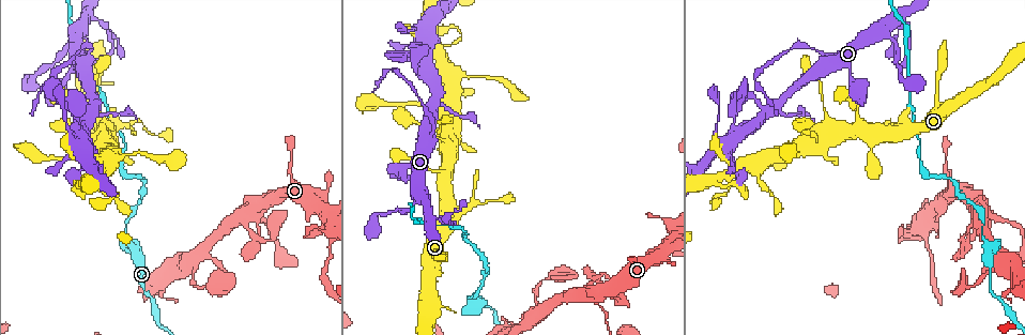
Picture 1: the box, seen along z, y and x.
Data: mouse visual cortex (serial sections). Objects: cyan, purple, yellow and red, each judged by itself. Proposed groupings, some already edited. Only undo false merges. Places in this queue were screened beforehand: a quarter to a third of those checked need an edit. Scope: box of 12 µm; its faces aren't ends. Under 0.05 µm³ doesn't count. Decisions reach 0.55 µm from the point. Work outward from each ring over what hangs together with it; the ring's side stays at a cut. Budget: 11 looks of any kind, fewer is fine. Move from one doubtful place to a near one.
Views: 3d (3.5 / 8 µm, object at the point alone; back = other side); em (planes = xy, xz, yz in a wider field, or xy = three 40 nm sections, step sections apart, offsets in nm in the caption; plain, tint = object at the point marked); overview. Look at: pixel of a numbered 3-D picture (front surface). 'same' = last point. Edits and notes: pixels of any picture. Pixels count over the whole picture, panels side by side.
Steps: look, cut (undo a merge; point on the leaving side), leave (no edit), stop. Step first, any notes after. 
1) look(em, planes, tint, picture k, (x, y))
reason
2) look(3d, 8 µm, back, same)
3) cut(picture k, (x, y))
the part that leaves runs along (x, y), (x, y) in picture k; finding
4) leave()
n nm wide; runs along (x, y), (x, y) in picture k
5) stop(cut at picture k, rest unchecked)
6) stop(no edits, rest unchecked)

look(3d, 3.5 µm, picture 1, (826, 140))
four-way junction

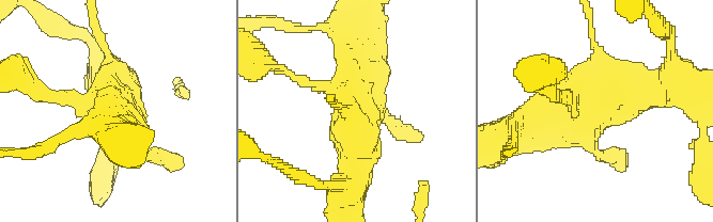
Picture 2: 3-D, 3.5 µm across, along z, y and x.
look(em, xy, step 3, tint, picture 2, (596, 111))
shape alone is not enough

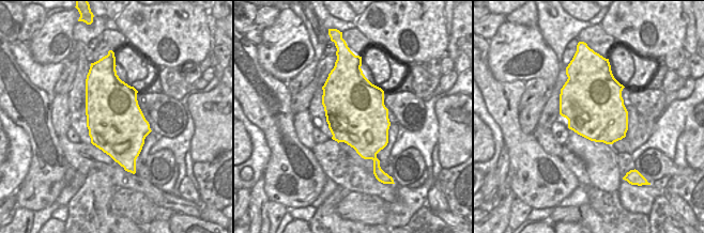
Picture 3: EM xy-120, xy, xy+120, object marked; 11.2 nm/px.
leave()
runs along (676, 88), (542, 121) in picture 2; all the same cell

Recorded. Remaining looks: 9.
look(3d, 3.5 µm, back, picture 1, (485, 203))
sharp bend

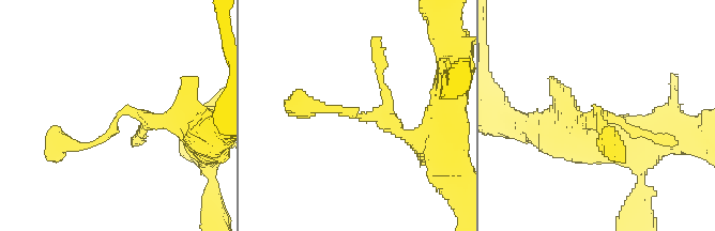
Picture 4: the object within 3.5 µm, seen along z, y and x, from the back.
look(em, xy, step 2, tint, picture 4, (358, 115))
shape alone is not enough

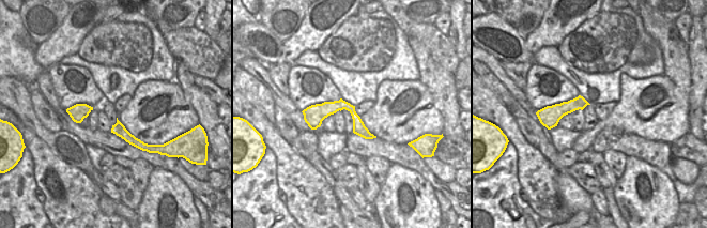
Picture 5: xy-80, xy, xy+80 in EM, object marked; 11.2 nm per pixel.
leave()
runs along (306, 117), (347, 106), (370, 136) in picture 5; continuous, no second cell

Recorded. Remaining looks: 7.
look(3d, 8 µm, picture 1, (810, 47))
thin neck

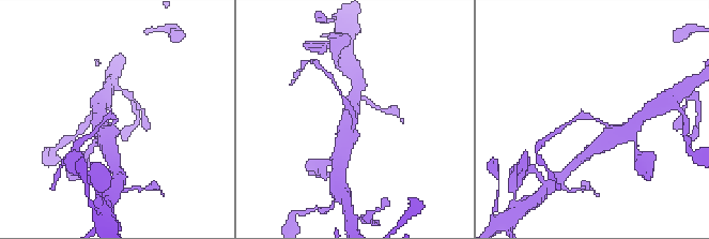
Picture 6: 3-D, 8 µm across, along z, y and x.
look(em, planes, tint, picture 6, (594, 119))
arms of 150, 500 nm

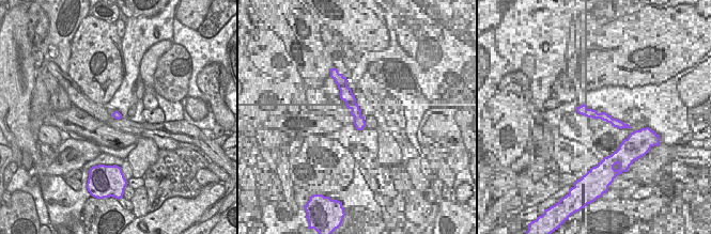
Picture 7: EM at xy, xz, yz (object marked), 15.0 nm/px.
cut(picture 6, (581, 116))
the part that leaves runs along (594, 118), (578, 117), (561, 129) in picture 6; a second cell is stuck on

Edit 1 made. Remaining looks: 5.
look(overview)

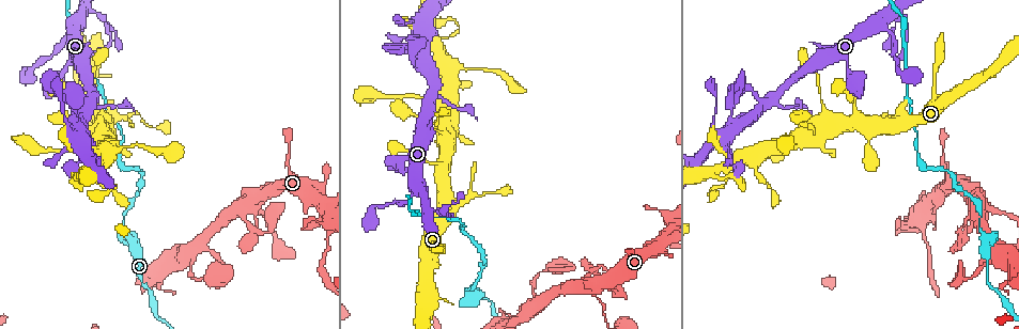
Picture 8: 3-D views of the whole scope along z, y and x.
look(3d, 3.5 µm, picture 8, (597, 269))
arms part here

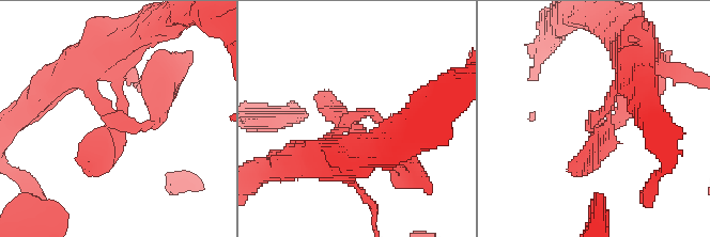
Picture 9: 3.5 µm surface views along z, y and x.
look(em, xy, step 1, tint, picture 9, (594, 120))

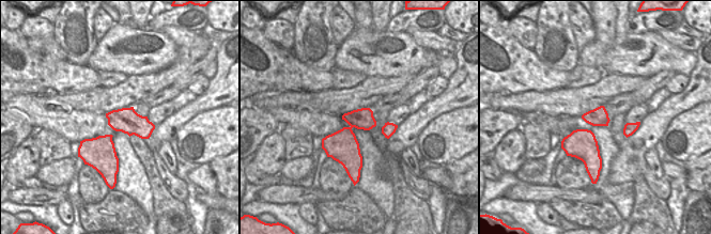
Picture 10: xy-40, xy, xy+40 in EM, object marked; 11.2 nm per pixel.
leave()
240 nm wide; runs along (87, 66), (106, 115), (142, 128), (158, 112) in picture 9; one cell here

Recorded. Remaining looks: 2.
stop(cut at picture 6, rest unchecked)

